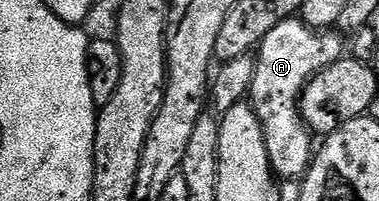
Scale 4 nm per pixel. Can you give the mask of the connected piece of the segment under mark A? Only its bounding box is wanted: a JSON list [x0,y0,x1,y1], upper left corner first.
[247,16,343,180]

